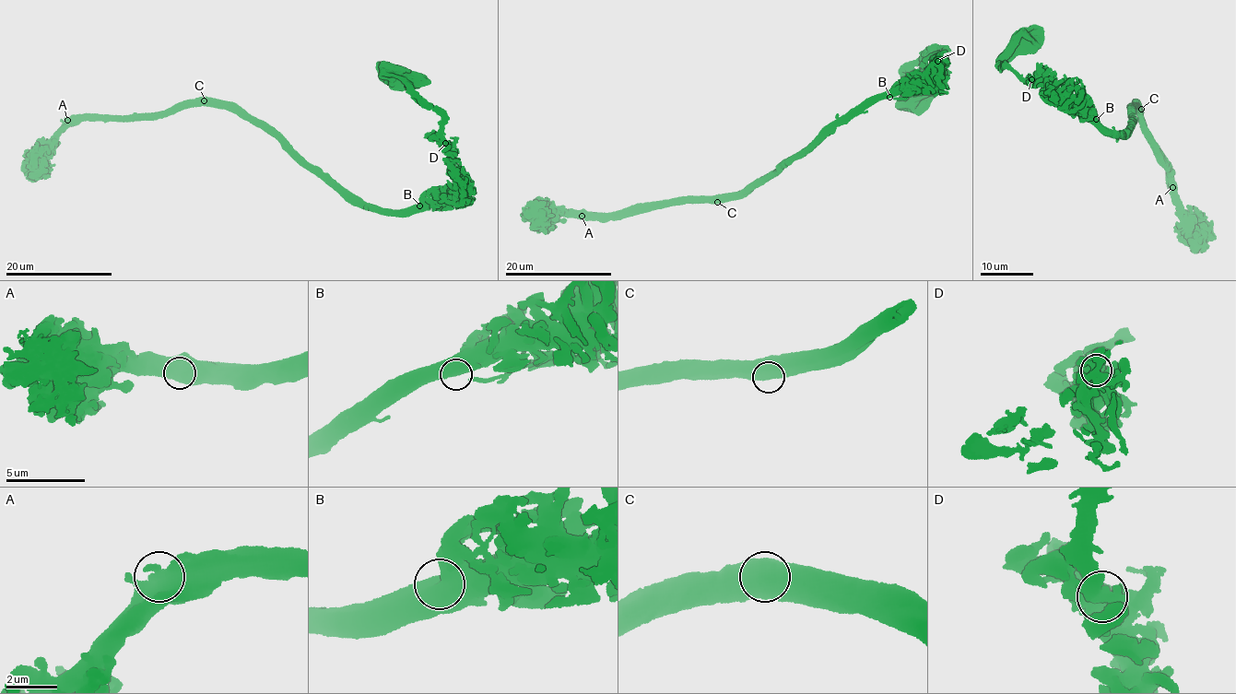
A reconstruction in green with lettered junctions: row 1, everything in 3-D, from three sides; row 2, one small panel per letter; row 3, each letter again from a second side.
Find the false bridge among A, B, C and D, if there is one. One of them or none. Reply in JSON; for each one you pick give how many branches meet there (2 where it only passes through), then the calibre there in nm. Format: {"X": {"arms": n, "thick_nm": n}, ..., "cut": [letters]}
{"cut": []}

